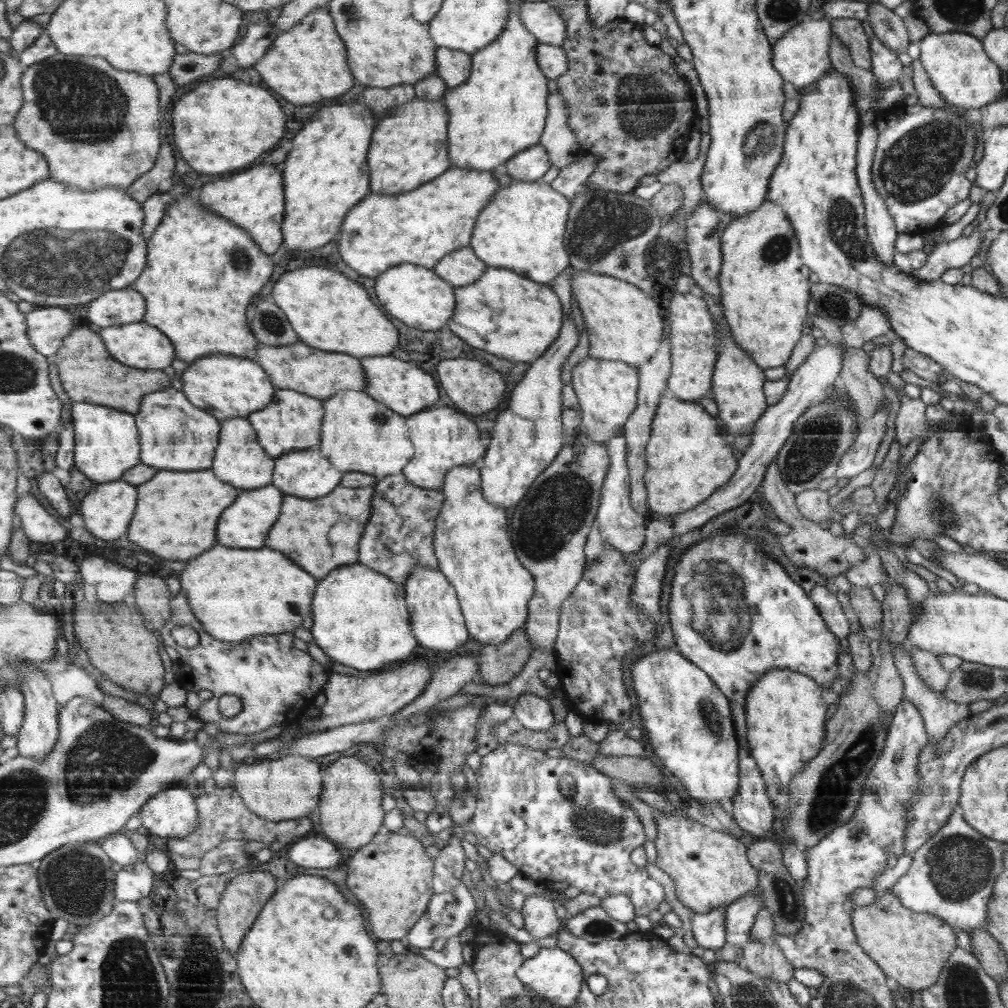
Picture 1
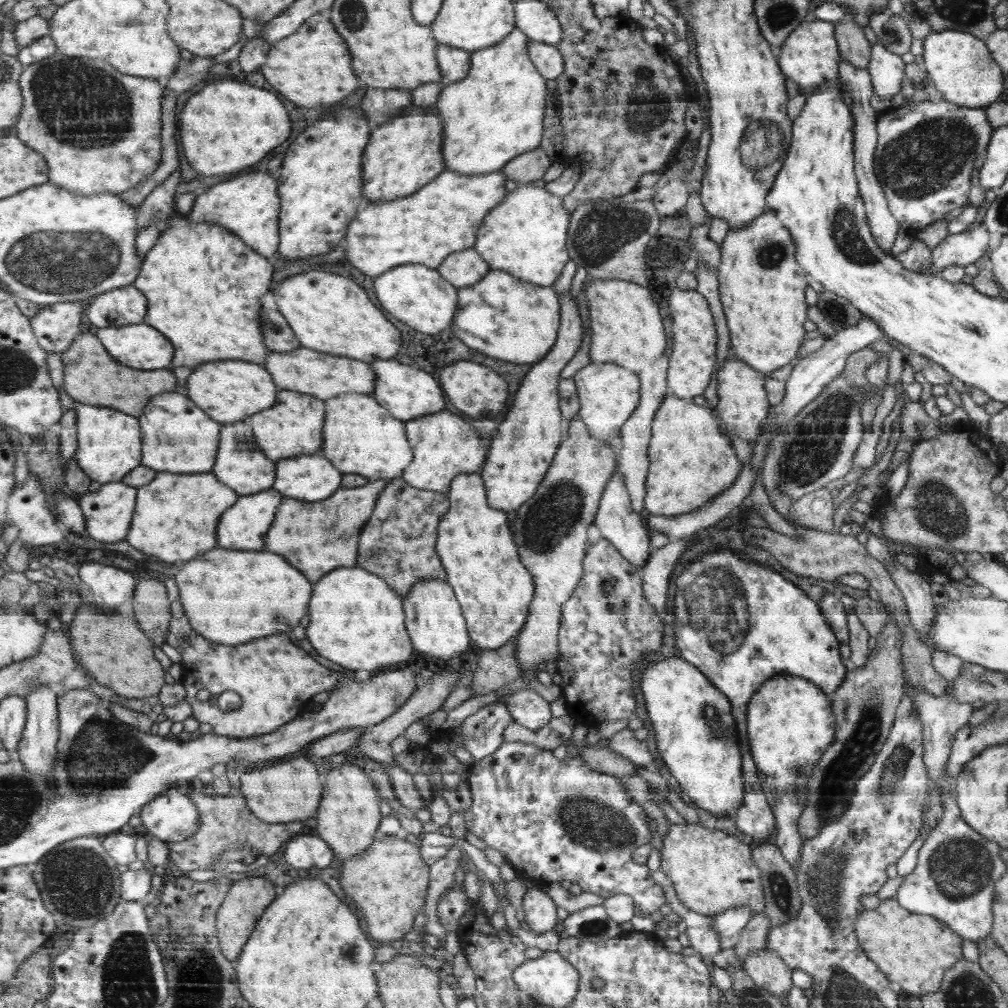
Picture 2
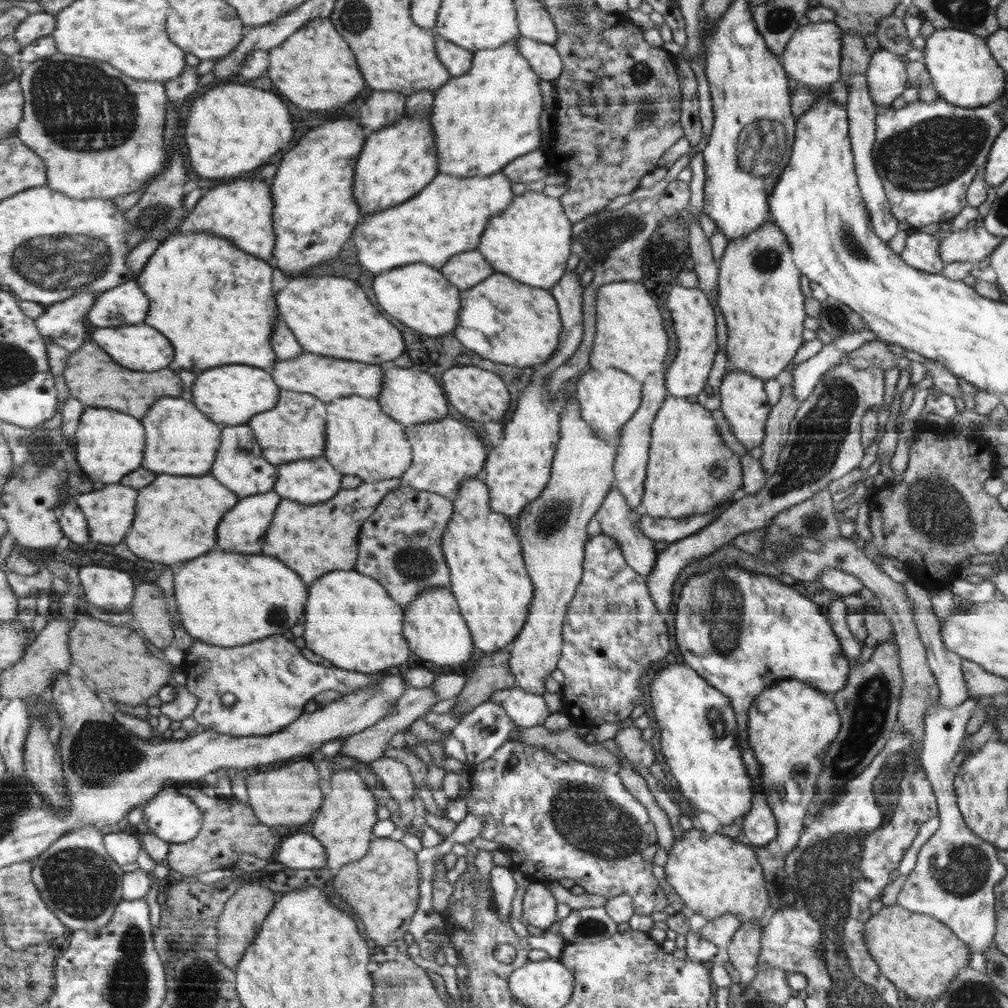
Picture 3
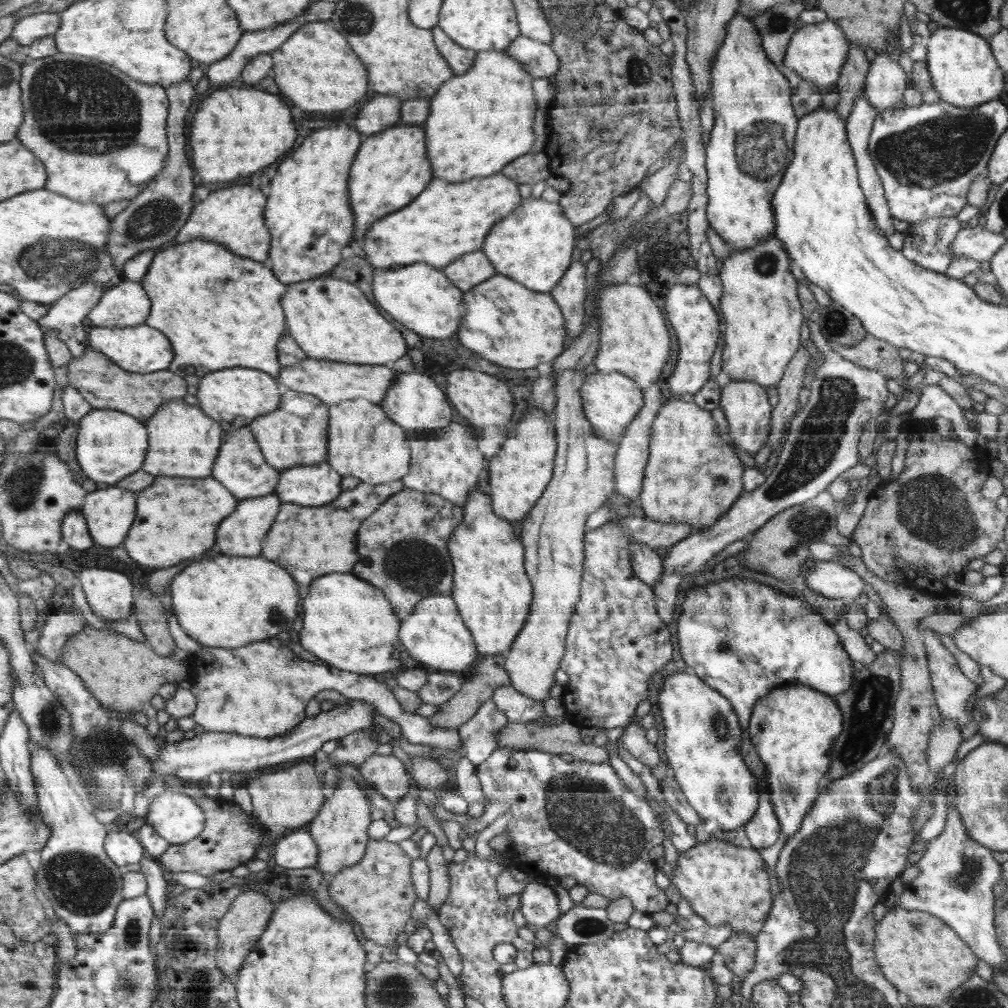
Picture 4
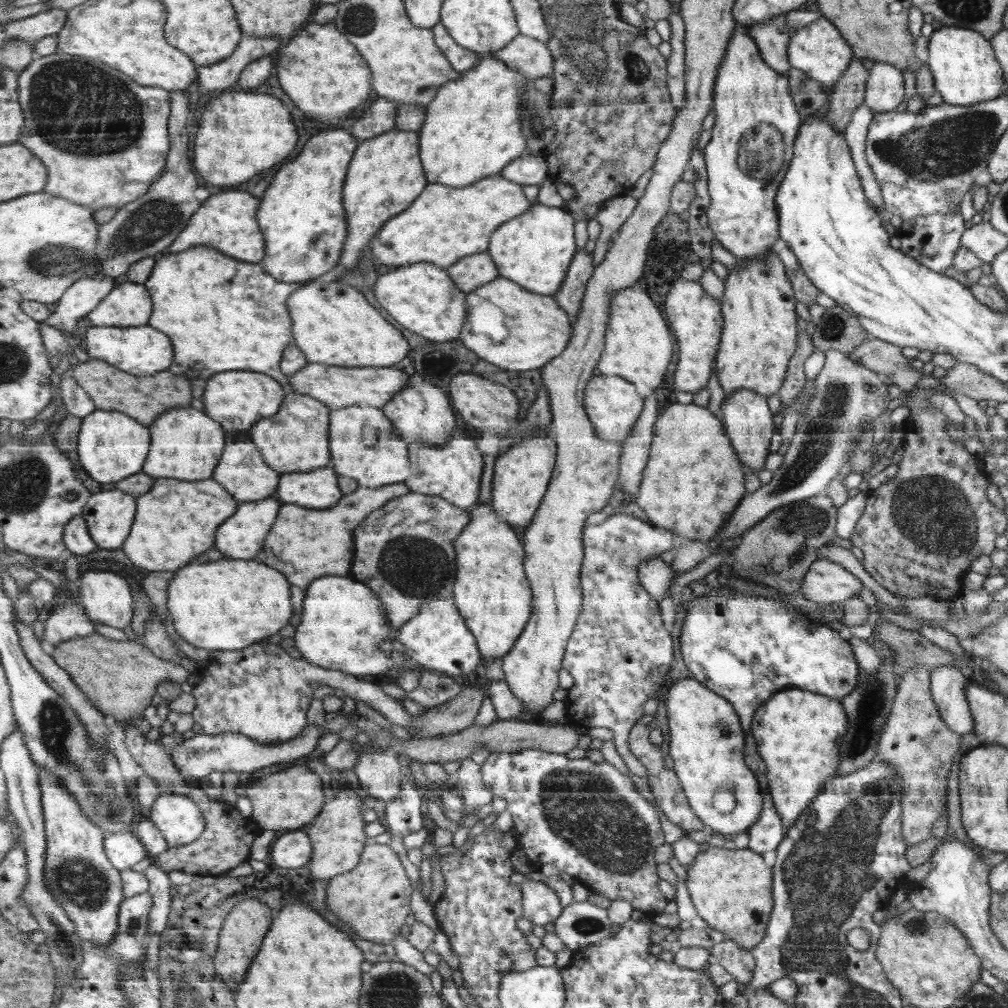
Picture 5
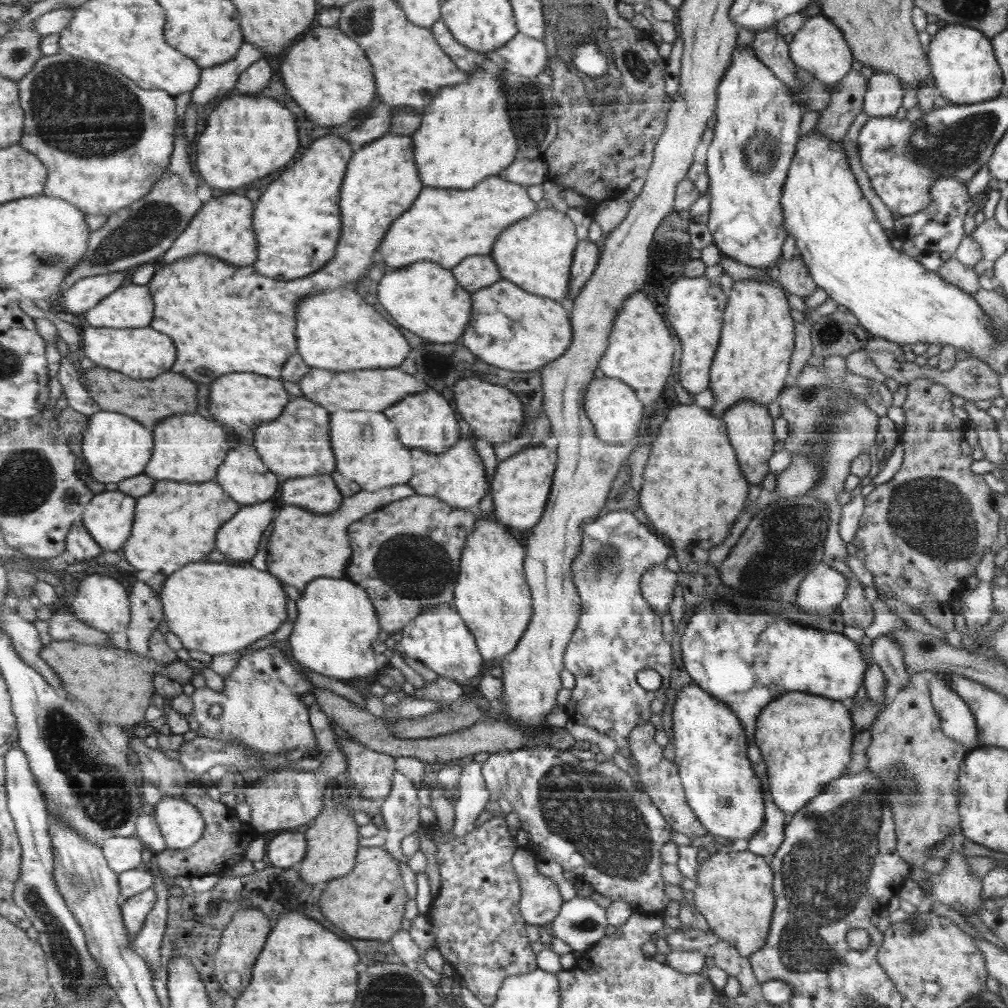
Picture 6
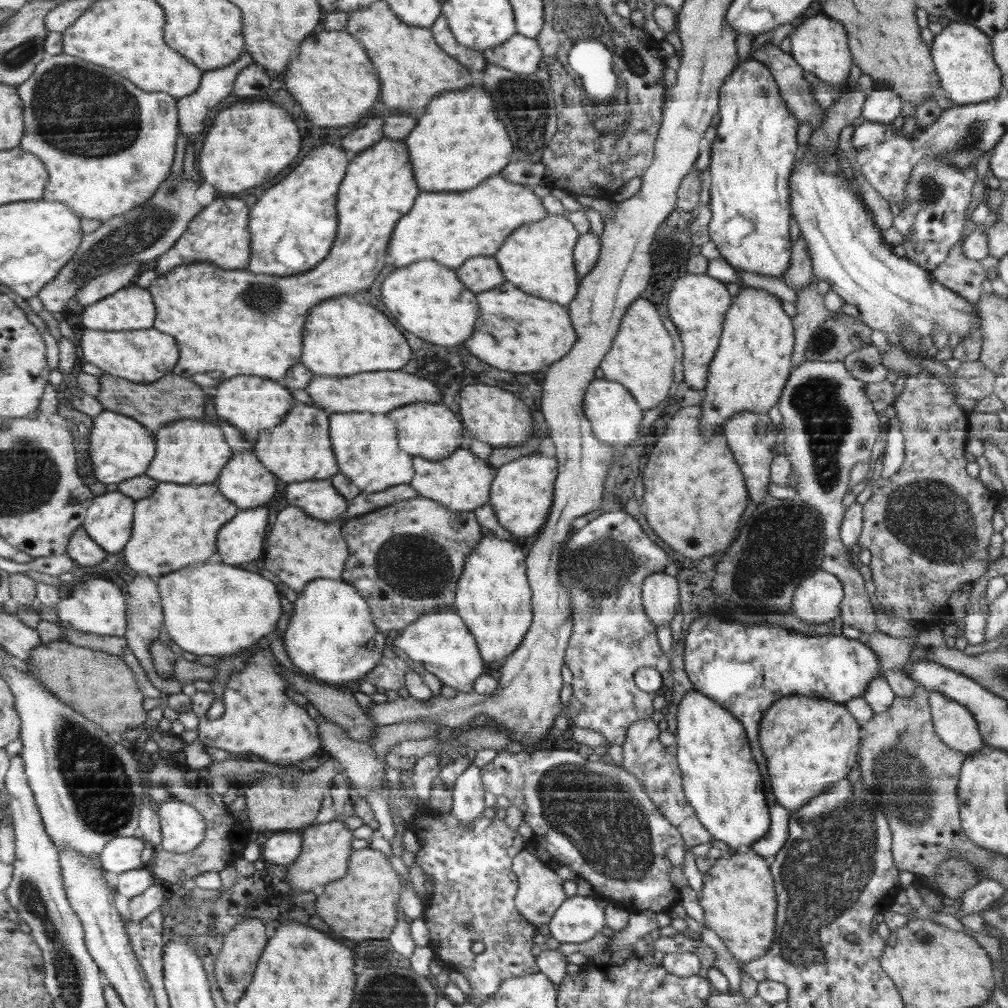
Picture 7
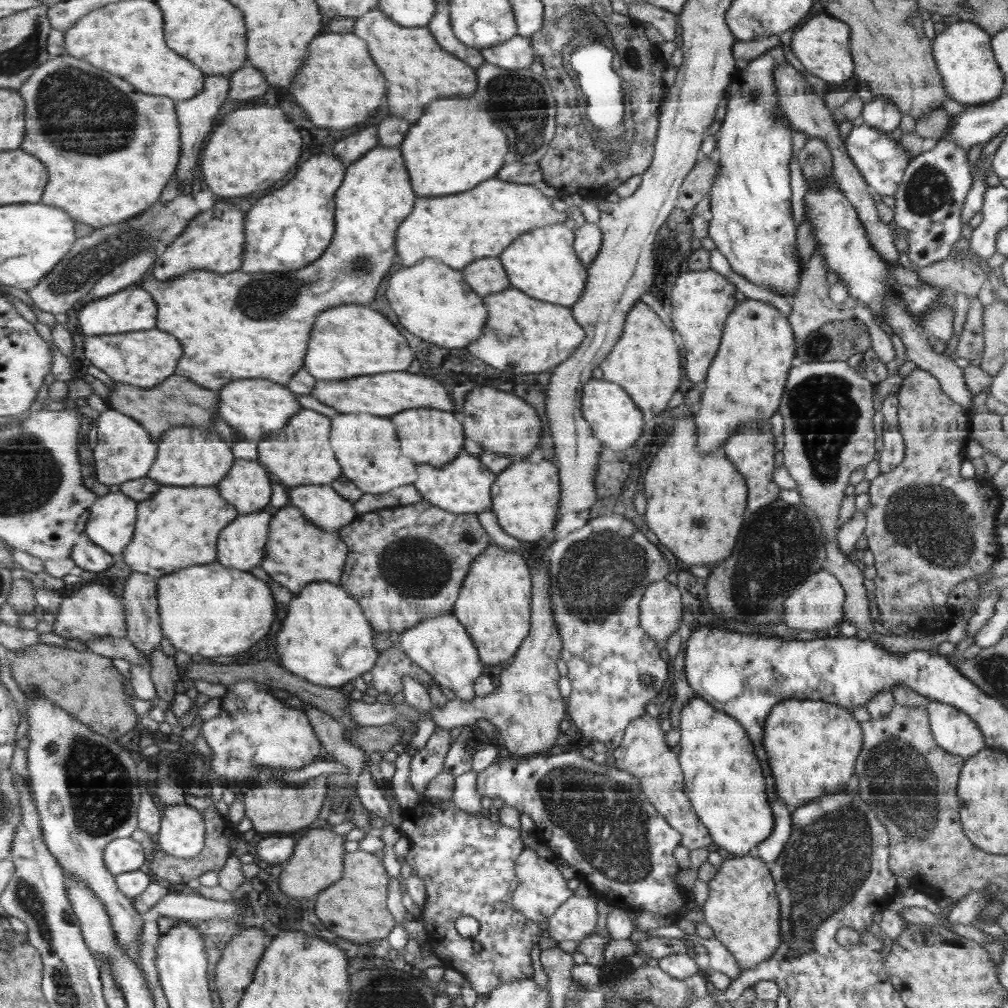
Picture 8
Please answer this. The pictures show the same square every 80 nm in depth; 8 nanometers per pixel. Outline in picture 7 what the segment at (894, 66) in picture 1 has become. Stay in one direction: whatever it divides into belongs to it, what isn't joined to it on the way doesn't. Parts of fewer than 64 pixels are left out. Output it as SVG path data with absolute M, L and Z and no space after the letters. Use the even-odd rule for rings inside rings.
M874 82L872 93L866 96L861 112L866 121L892 124L900 115L903 105L900 95L884 86L886 84Z

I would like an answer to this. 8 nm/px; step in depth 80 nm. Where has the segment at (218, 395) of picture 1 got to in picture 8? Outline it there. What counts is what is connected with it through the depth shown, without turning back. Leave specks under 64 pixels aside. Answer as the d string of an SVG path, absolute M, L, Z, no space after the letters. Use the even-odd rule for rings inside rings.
M269 378L235 380L222 390L220 415L239 436L250 441L262 441L271 431L279 431L300 409L300 404L291 389L284 388L275 381L270 382Z

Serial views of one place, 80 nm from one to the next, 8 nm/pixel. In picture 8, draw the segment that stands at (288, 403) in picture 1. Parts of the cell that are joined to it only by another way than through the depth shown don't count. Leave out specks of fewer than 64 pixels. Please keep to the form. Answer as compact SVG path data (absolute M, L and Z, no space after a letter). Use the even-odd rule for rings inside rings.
M301 408L288 420L286 426L264 436L264 439L257 444L257 452L259 464L264 464L264 468L272 472L275 481L285 488L286 486L292 488L304 485L330 485L332 480L337 480L338 476L343 474L340 472L339 459L335 457L335 452L331 448L331 419L314 410Z

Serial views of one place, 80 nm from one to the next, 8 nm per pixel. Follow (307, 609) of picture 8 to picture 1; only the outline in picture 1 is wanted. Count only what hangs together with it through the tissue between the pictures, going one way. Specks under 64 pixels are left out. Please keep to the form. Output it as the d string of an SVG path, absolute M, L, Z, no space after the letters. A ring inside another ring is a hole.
M358 562L338 567L320 580L319 586L314 596L309 631L316 646L332 660L359 671L372 671L388 662L404 662L404 658L416 648L405 601L405 586Z

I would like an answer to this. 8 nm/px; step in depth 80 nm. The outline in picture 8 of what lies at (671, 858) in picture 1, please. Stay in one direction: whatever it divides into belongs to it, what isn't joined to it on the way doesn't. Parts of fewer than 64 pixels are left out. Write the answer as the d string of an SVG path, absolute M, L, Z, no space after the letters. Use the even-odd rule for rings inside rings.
M755 853L746 856L734 856L730 859L724 859L718 872L707 885L709 895L702 908L704 923L712 928L714 937L736 958L742 970L756 968L764 960L771 959L780 946L781 904L779 898L776 898L770 868Z

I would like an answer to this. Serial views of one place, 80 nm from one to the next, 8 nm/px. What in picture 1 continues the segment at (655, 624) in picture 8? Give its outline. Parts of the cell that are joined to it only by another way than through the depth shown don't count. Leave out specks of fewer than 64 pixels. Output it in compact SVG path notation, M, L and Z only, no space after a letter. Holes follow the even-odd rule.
M624 434L606 442L611 467L608 468L607 479L603 484L603 500L600 500L599 516L596 521L600 524L600 534L603 540L620 549L624 554L637 554L645 543L644 517L636 513L631 506L631 470L628 469L628 442Z

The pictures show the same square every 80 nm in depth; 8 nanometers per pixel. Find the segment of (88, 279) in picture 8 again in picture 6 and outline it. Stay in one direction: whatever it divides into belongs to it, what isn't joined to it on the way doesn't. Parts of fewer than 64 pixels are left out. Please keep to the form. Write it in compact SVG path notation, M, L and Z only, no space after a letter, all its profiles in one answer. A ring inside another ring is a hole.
M177 124L176 148L169 171L170 174L174 174L174 178L180 176L180 180L168 184L174 178L170 178L170 174L167 174L168 180L162 179L148 197L110 216L106 226L92 235L86 258L78 266L73 267L70 275L67 276L66 283L62 286L62 296L58 298L61 302L64 293L88 277L135 270L148 262L160 262L174 243L183 236L183 232L191 226L196 215L203 210L204 200L196 198L198 188L201 186L200 176L194 172L190 164L190 152L188 152L190 146L184 132L182 133L182 128L178 126L180 124ZM180 192L184 192L184 196L186 192L190 192L192 196L170 198L170 196L178 196Z

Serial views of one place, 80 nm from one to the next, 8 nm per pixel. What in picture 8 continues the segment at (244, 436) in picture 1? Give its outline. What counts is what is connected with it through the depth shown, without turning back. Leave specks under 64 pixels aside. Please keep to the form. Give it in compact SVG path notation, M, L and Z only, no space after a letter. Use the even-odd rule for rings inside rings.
M237 459L230 476L220 484L220 490L242 514L250 514L270 504L272 482L258 461Z

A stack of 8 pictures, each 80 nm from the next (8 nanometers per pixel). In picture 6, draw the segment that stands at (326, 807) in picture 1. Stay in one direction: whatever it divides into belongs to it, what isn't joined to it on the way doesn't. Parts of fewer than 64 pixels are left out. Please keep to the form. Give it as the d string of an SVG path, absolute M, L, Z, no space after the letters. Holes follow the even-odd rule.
M341 802L331 804L334 813L329 815L321 812L318 819L306 830L307 854L302 862L295 864L294 870L298 871L302 882L306 884L320 884L335 878L347 875L354 867L358 850L358 824L348 816L348 807Z

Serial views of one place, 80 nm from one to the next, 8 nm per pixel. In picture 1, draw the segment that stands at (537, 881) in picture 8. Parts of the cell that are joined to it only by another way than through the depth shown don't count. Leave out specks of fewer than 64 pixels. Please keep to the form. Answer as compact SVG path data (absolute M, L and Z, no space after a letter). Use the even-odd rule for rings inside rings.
M529 895L522 907L524 930L535 940L556 935L563 929L563 921L556 916L555 903L541 895Z

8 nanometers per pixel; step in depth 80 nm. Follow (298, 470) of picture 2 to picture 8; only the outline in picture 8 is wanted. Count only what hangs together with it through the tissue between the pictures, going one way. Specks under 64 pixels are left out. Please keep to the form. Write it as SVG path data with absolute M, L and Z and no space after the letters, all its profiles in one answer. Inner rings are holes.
M304 485L290 488L290 504L304 508L304 516L328 532L347 527L358 518L354 505L343 496L338 496L330 486Z

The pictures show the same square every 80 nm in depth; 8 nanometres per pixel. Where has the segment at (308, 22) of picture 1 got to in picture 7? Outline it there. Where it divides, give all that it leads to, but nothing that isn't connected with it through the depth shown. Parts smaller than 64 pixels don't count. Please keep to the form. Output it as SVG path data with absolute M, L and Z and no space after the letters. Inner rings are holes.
M321 30L320 34L312 34L312 40L308 40L304 48L300 48L300 60L292 64L292 72L288 72L284 82L288 86L288 92L298 100L304 112L316 120L316 126L330 126L330 128L334 126L340 128L360 120L376 104L380 94L380 78L372 68L362 44L348 32L340 31Z

